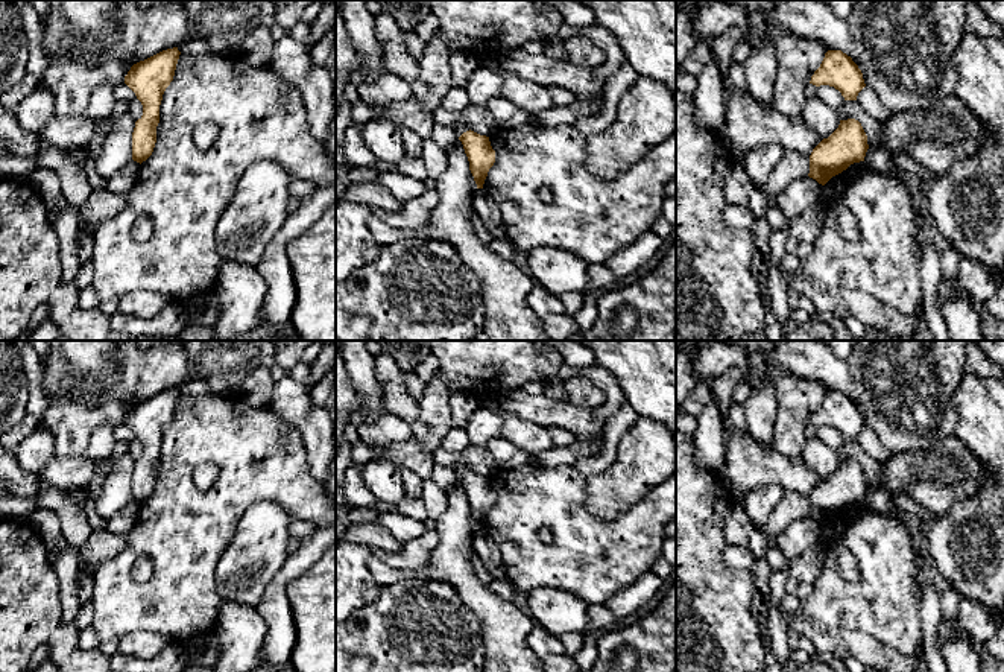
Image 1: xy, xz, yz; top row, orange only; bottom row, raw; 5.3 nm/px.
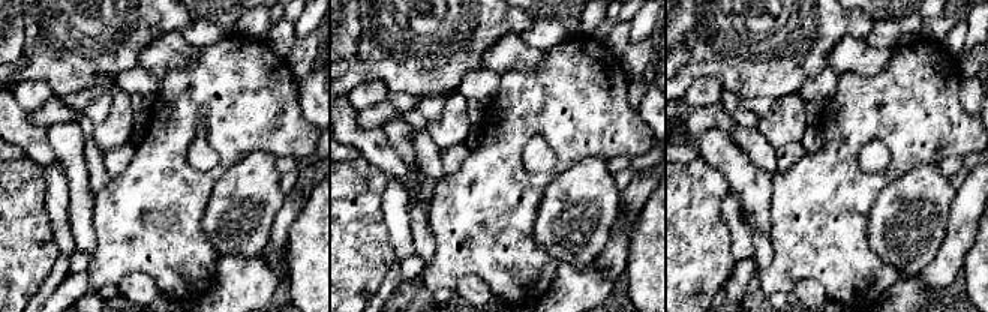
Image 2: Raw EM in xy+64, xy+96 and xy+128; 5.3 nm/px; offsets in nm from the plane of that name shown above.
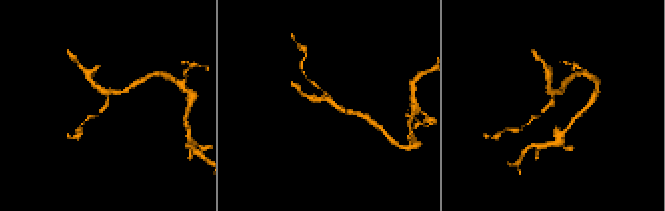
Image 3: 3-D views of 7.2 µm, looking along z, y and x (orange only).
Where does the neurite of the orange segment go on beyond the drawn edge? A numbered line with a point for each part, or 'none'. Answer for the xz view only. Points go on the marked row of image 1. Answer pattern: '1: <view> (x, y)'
none

